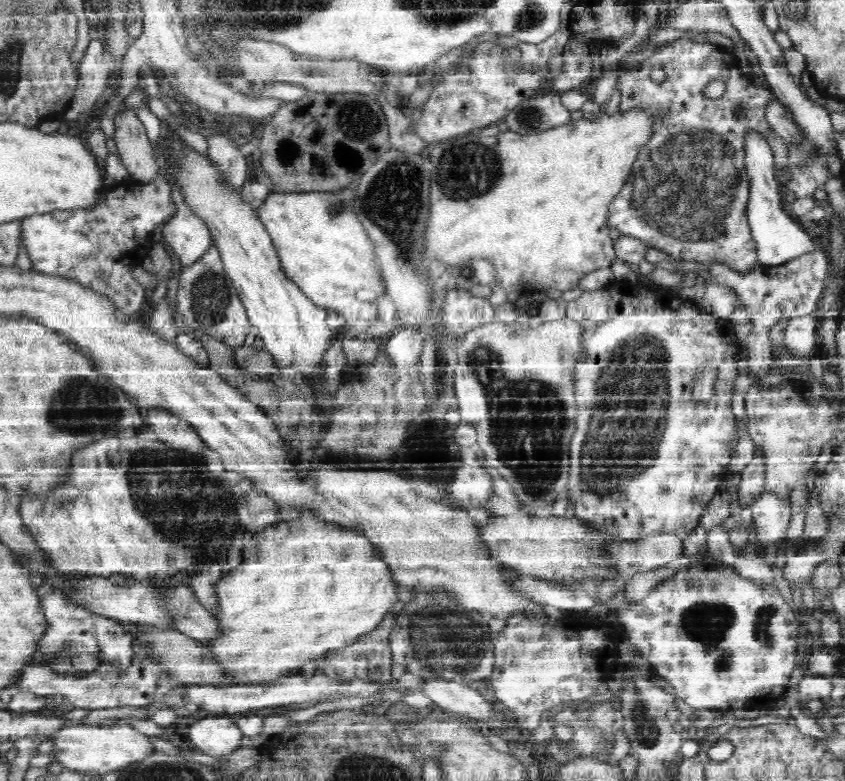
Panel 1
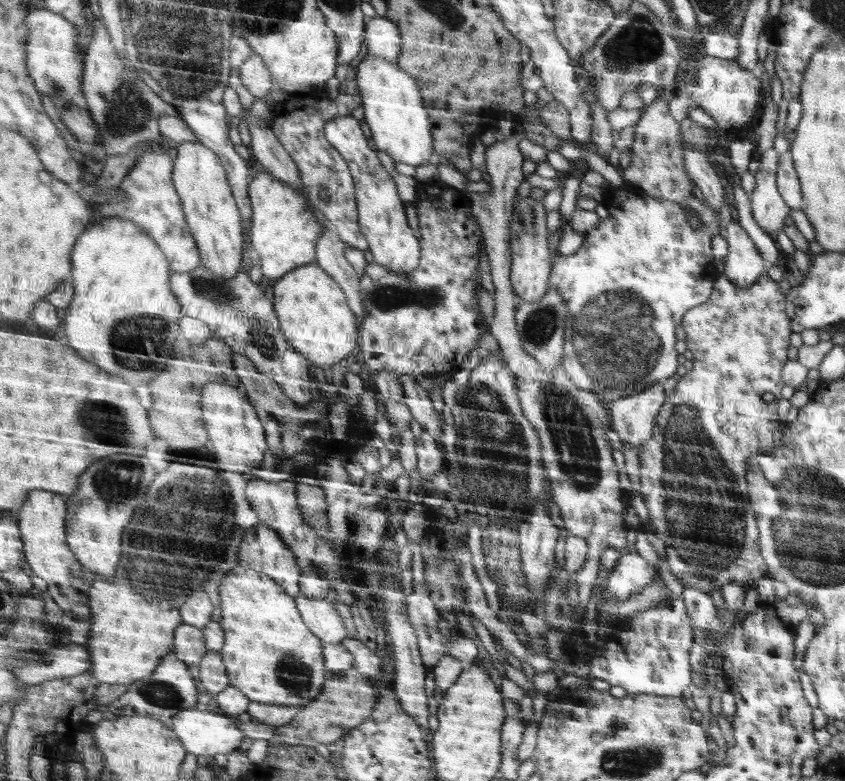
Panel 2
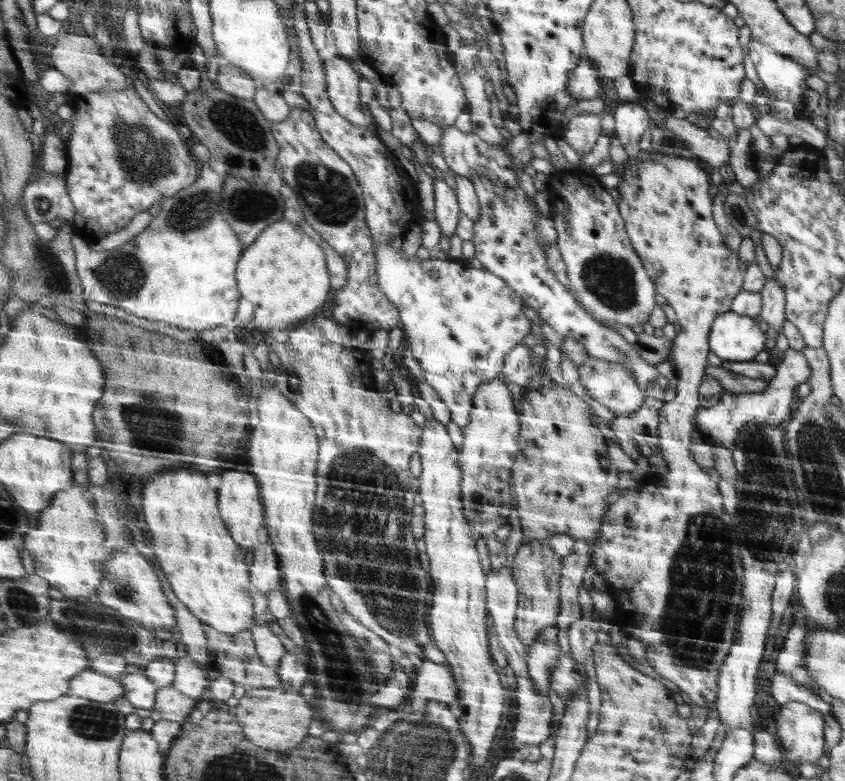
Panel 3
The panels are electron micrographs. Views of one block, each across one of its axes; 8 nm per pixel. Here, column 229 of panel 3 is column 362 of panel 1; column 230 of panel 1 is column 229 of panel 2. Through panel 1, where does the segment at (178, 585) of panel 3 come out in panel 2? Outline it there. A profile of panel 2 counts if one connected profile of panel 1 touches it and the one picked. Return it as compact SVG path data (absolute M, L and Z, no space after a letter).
M233 568L219 586L221 596L221 626L225 630L225 648L221 650L225 666L233 680L233 686L241 690L253 702L263 702L271 706L299 706L305 708L315 702L325 692L325 682L329 682L329 670L325 662L325 642L315 636L303 622L297 606L297 598L287 594L281 584L277 584L267 574Z

